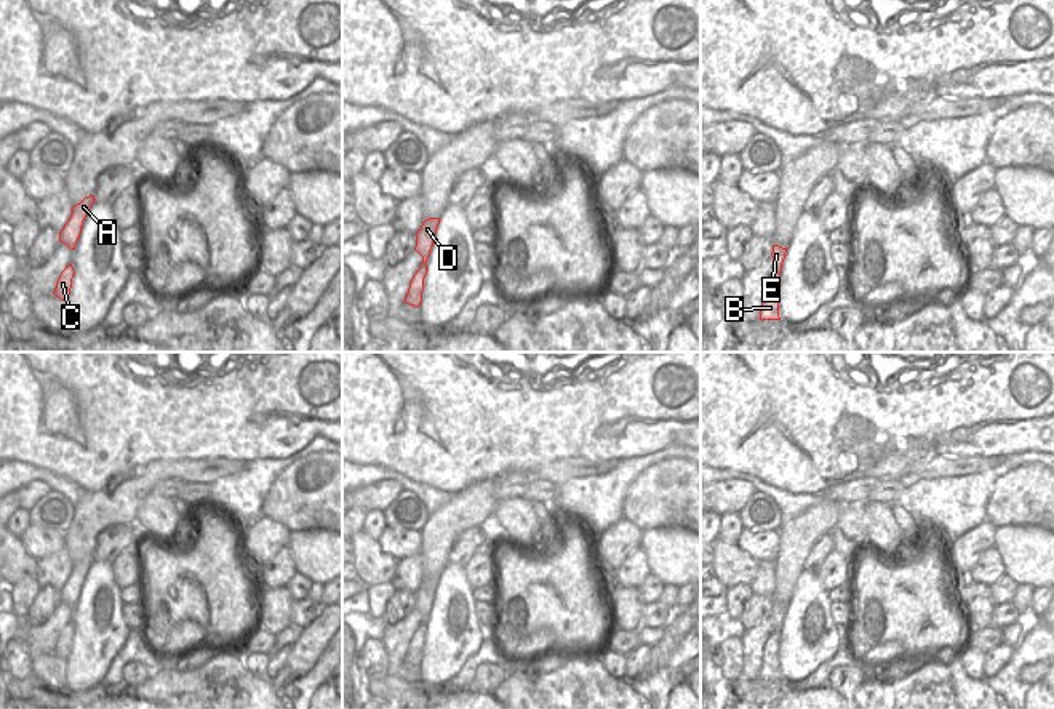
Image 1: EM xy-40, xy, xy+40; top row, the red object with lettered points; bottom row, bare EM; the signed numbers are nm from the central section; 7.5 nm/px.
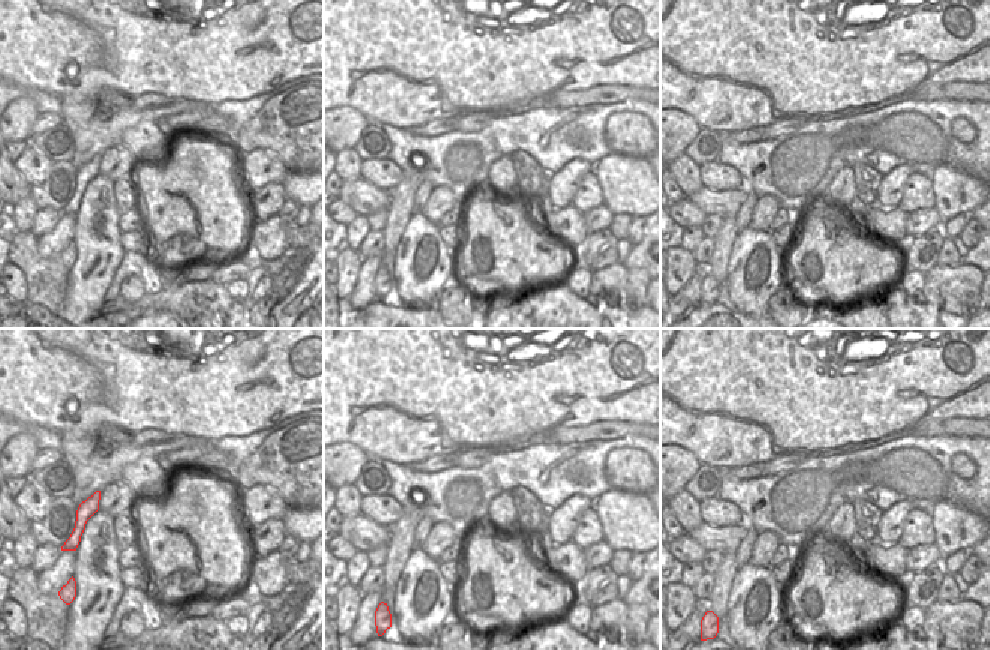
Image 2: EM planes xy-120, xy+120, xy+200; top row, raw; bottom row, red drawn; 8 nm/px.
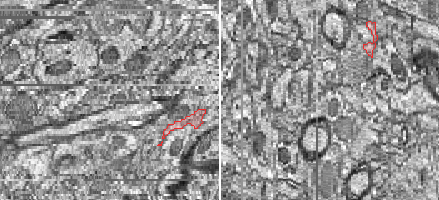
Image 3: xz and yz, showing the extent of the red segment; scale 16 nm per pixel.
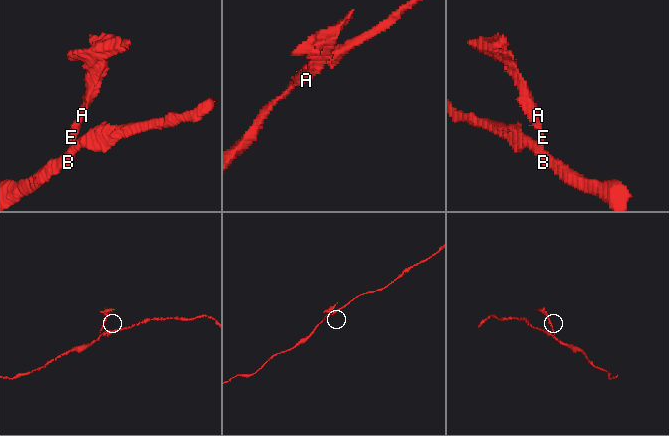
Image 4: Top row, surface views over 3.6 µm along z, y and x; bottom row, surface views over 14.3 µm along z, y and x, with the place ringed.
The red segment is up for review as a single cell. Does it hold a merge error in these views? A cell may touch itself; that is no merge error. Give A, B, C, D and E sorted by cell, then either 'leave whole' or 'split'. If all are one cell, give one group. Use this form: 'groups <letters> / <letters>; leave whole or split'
groups A D E / B C; split

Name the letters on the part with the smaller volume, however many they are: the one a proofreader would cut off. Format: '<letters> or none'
A, D, E

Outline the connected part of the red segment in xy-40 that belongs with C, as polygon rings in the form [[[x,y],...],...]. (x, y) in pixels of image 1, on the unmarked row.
[[[72,623],[66,624],[66,627],[61,631],[53,650],[53,653],[58,655],[61,659],[66,659],[69,656],[74,634],[75,629]]]

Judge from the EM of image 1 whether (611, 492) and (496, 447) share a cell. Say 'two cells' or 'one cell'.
two cells

